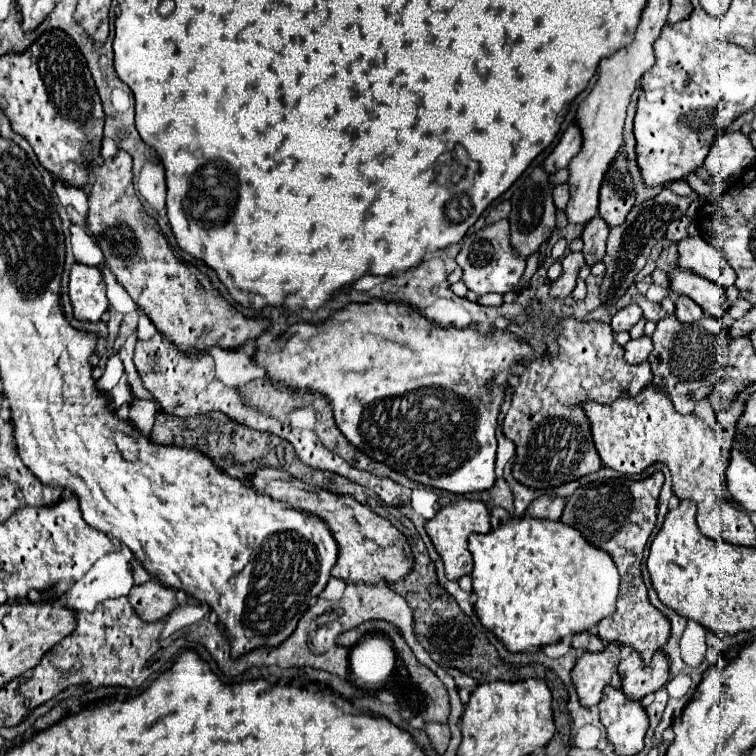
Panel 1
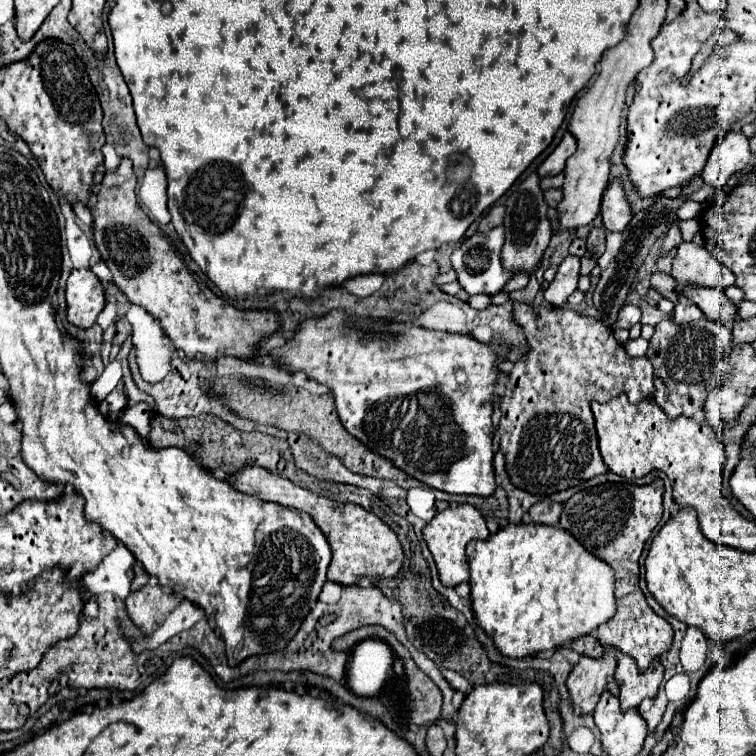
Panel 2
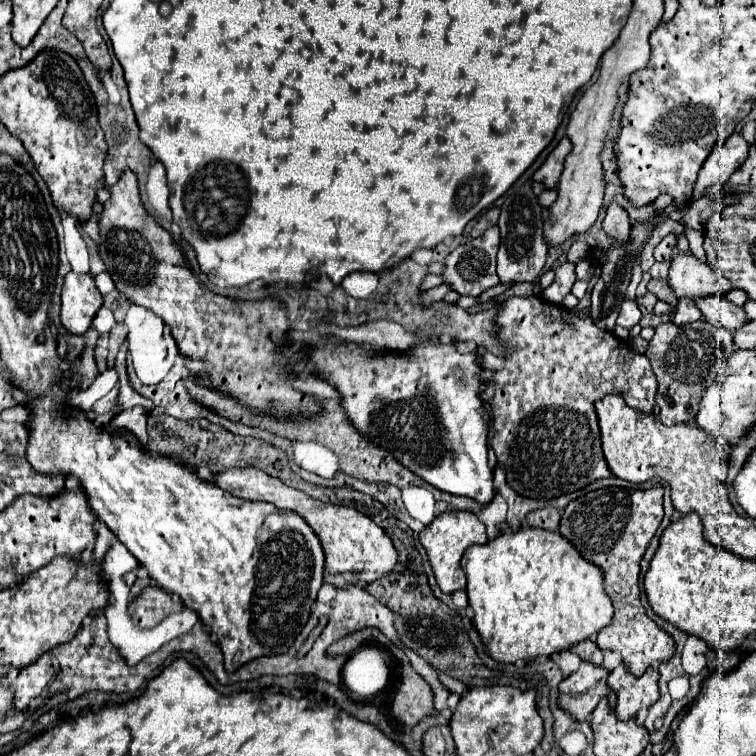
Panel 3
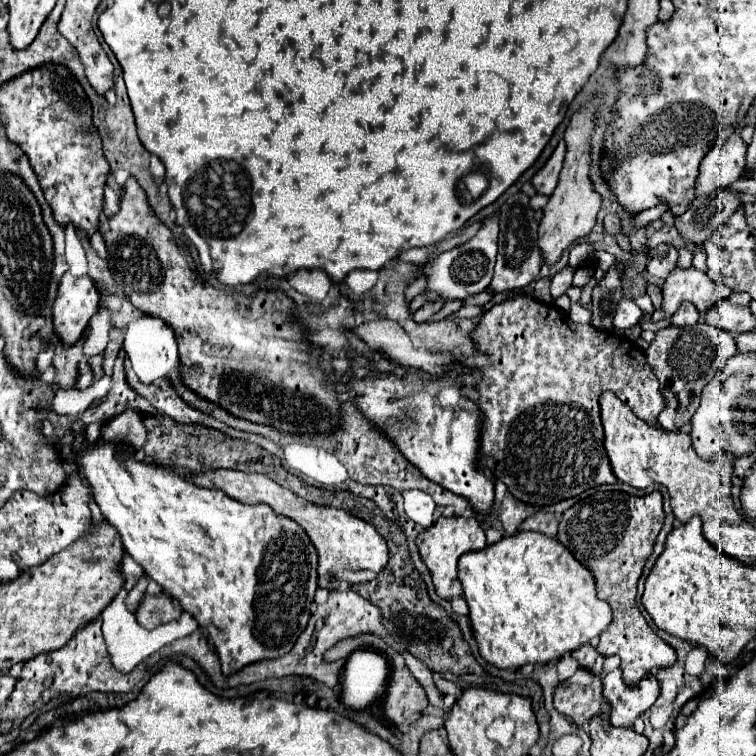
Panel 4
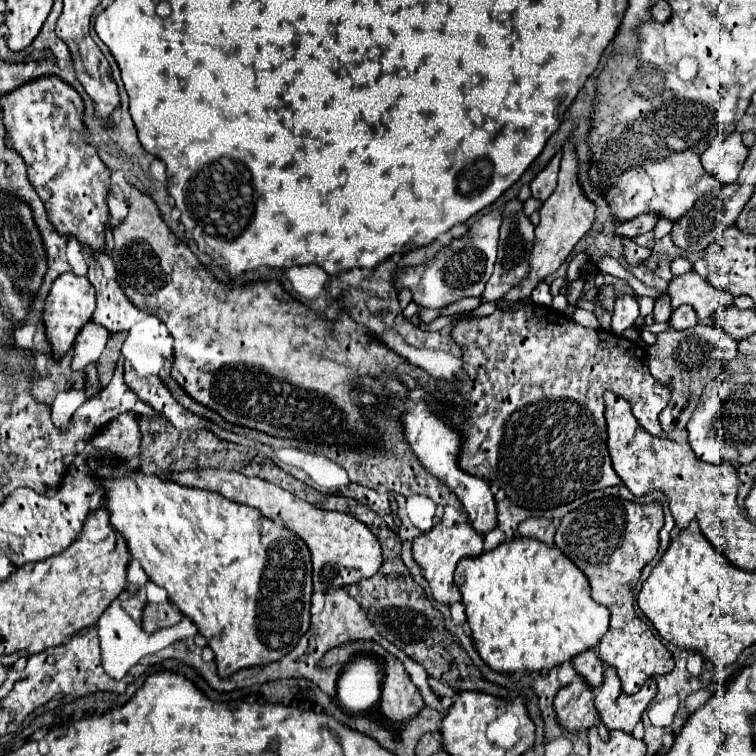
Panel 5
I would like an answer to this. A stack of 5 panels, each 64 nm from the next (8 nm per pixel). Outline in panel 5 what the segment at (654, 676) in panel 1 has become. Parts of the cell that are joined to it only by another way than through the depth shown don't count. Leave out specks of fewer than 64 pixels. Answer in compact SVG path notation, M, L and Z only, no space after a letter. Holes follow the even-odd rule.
M608 666L604 670L602 688L598 688L596 692L596 710L600 712L600 718L608 726L608 730L632 732L632 728L640 722L642 712L654 700L654 696L654 678L648 678L636 694L624 694L616 668Z

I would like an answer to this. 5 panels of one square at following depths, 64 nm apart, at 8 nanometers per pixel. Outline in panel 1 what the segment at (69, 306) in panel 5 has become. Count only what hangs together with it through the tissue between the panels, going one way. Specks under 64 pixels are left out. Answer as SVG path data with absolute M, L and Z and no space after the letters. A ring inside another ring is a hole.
M74 264L70 272L70 300L74 316L80 320L96 322L108 310L110 302L106 296L106 282L98 266Z

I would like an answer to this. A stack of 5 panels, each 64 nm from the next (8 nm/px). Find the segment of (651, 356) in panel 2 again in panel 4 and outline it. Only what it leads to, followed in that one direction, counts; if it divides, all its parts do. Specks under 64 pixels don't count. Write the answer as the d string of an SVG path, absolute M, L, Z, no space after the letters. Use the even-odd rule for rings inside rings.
M698 322L686 328L666 326L658 330L656 338L650 342L650 348L646 350L646 358L656 378L660 380L660 392L666 402L664 410L658 416L660 426L666 430L680 430L688 426L700 404L702 388L716 376L716 372L724 368L726 360L736 352L738 350L734 336L708 322Z

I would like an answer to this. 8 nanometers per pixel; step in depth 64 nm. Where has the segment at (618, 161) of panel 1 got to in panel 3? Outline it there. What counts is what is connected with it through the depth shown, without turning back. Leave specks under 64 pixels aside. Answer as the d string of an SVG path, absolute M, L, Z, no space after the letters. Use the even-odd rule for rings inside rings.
M612 202L606 208L606 216L604 216L604 232L612 238L628 238L628 230L630 230L630 218L628 212Z

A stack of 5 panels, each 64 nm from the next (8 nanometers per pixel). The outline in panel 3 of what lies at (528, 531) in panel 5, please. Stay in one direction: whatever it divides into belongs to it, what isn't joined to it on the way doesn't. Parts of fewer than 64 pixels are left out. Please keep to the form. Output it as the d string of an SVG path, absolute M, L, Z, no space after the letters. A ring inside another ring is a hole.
M544 506L538 508L534 512L530 512L526 516L528 524L534 528L544 528L544 530L558 530L558 522L560 522L560 512L552 506Z

